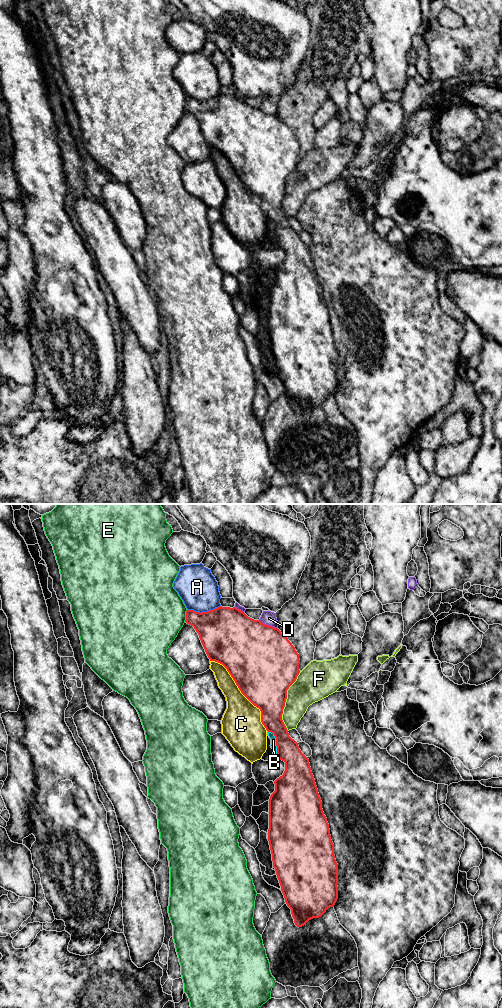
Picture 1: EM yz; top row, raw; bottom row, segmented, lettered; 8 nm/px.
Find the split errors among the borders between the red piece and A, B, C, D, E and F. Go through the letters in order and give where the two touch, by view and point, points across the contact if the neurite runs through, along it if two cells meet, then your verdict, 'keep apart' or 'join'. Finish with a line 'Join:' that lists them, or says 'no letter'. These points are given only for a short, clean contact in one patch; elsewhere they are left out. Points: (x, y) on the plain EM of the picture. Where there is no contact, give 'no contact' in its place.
A: yz (203, 100) | keep apart
B: yz (276, 231) | along yz (268, 219), (275, 226), (276, 242), (278, 245) | keep apart
C: yz (241, 180) | keep apart
D: yz (268, 113) | keep apart
E: yz (186, 104) | keep apart
F: yz (285, 189) | keep apart
Join: no letter

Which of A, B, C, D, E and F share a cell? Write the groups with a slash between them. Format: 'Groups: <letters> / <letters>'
Groups: A / B F / C / D / E

